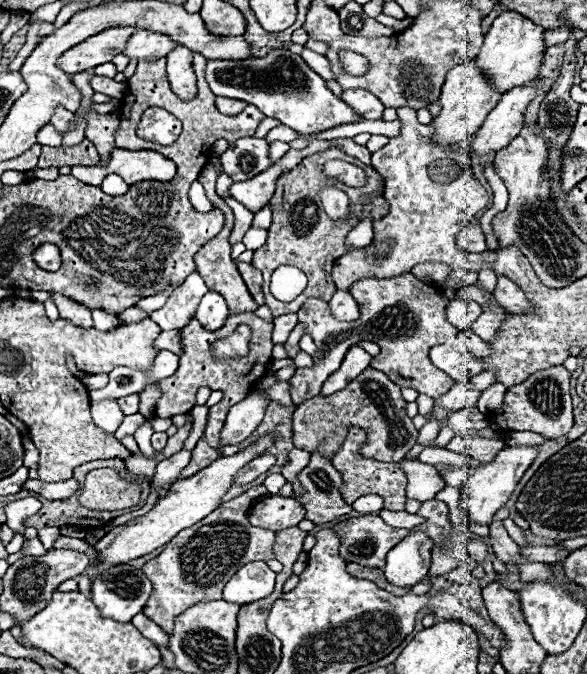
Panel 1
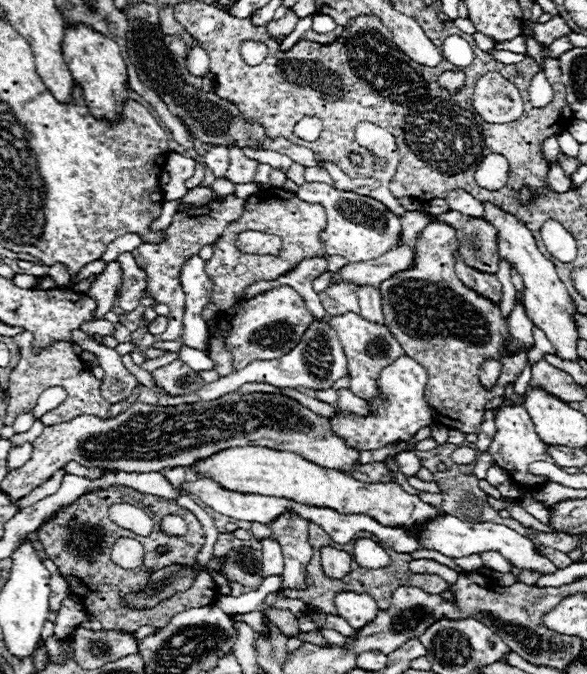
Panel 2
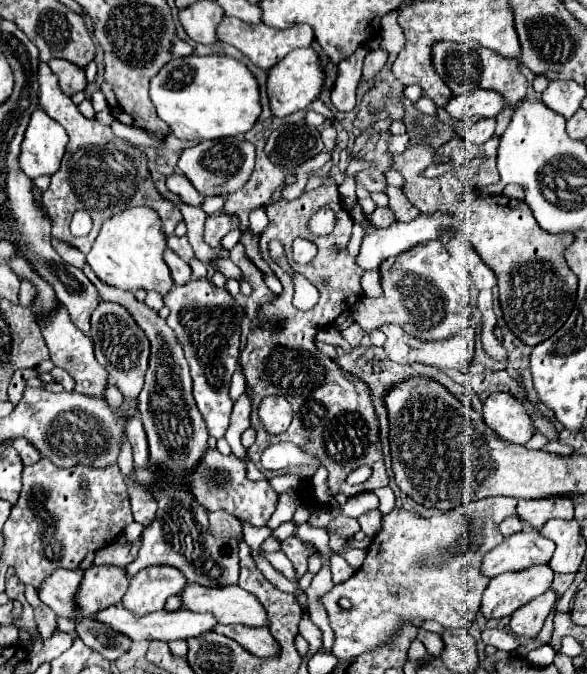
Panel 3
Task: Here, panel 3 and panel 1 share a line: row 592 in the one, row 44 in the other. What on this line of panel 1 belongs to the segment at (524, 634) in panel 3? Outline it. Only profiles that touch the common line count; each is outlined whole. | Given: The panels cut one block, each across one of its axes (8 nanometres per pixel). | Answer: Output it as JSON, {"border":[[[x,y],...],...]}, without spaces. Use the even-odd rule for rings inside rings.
{"border":[[[556,28],[556,30],[552,30],[552,32],[544,32],[544,48],[550,48],[550,46],[554,46],[554,44],[560,44],[560,42],[564,42],[566,38],[568,38],[568,34],[570,34],[570,28]]]}

